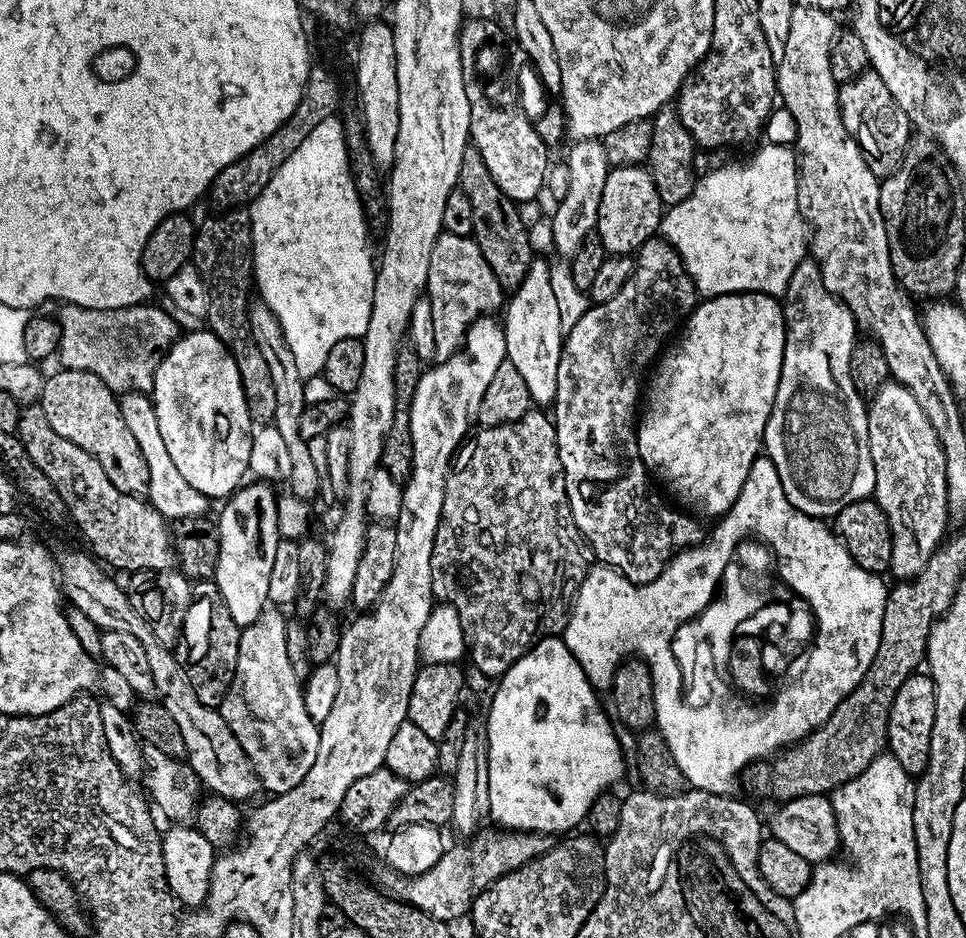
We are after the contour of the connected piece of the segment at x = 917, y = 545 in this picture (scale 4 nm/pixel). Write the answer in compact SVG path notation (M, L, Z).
M895 382L883 384L871 396L867 410L870 458L876 471L874 499L876 505L886 514L886 522L892 535L890 572L891 575L896 575L897 581L914 580L945 539L944 526L950 521L946 494L946 458L938 442L938 434L934 434L934 426L930 426L930 418L926 418L922 406L918 406L914 394L910 394L906 386Z

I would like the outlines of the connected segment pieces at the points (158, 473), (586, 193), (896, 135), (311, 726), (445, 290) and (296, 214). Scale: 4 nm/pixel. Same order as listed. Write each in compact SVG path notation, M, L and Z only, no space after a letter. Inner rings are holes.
M134 391L127 393L120 400L120 413L130 429L130 434L134 434L134 442L138 442L138 450L142 450L142 458L146 458L146 466L150 470L150 482L146 500L157 511L164 516L168 522L175 522L182 518L191 516L203 516L209 510L209 497L202 495L182 474L178 474L178 466L174 466L174 461L170 458L170 453L166 450L166 442L162 442L162 433L158 430L158 414L156 405L145 393Z
M599 139L578 140L571 145L566 156L569 166L570 186L564 198L555 205L556 213L552 216L552 244L556 247L557 257L571 258L578 254L578 246L582 246L582 238L593 232L598 218L598 202L602 202L602 186L606 186L606 178L610 165L606 158L606 150Z
M871 70L841 83L839 90L842 122L864 153L870 170L877 178L891 176L900 164L910 139L910 125L902 106L898 106L890 90L886 90L886 82L882 82L882 78L878 78L878 74Z
M265 607L254 622L243 625L240 629L238 642L238 666L234 670L234 678L230 682L230 690L218 709L224 717L226 726L238 738L242 750L248 756L256 777L260 779L265 789L269 788L272 794L279 794L286 790L294 790L302 778L314 766L314 757L318 754L320 729L317 721L306 714L302 682L294 674L294 666L290 666L290 654L286 654L286 626L288 620L283 611L275 607Z
M441 231L434 242L434 251L430 254L430 270L428 271L428 286L426 296L432 300L433 310L450 310L454 324L454 340L448 342L448 320L434 320L434 346L432 351L437 361L448 360L462 345L458 343L458 322L460 329L467 333L471 321L477 320L481 314L492 314L496 307L506 300L505 289L500 287L498 278L494 278L494 270L487 265L472 236L459 236ZM466 304L468 312L466 314ZM460 312L460 318L458 318Z
M336 116L328 117L324 122L318 123L314 130L303 139L302 144L280 166L270 178L270 182L262 190L260 197L250 206L250 223L252 225L252 266L254 269L254 284L260 287L259 299L273 311L281 324L282 334L285 335L286 344L294 354L298 372L304 378L319 377L326 366L326 354L330 354L330 346L334 342L342 342L342 338L363 338L366 326L370 322L372 313L372 299L374 298L374 282L376 281L376 268L374 256L368 253L369 221L364 215L364 208L360 204L360 195L356 192L356 184L352 181L352 173L348 163L348 147L344 141L344 125Z

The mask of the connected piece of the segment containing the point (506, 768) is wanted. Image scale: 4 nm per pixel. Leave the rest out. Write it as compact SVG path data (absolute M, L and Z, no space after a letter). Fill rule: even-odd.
M545 636L543 640L538 641L532 650L526 653L522 658L518 658L518 662L514 662L514 666L510 666L510 670L506 670L504 675L499 677L496 693L492 696L492 705L488 708L488 740L486 736L486 755L488 757L489 772L489 792L490 792L490 808L488 816L491 817L501 829L511 830L514 832L547 832L549 834L557 834L556 832L564 832L560 834L568 834L585 823L588 819L588 811L594 801L604 792L609 791L620 780L620 775L624 772L624 756L620 753L620 744L616 741L616 732L612 729L613 721L610 719L609 713L600 709L600 700L597 689L592 687L590 681L586 678L586 674L582 670L582 666L578 666L578 662L574 658L574 654L570 654L570 650L564 645L563 639L555 636Z

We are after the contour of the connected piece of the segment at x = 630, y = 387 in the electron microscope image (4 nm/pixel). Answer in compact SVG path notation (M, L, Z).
M652 237L640 247L634 259L634 274L630 274L626 286L622 286L610 302L592 304L582 318L567 329L558 362L554 423L570 510L591 555L595 559L597 556L601 565L621 572L630 583L648 584L662 574L676 553L701 543L706 536L706 532L700 529L701 521L695 515L660 501L659 494L648 485L650 473L640 461L636 449L642 381L650 365L661 355L660 340L666 339L672 331L675 333L692 315L698 303L698 293L696 283L689 280L680 256L666 240Z

